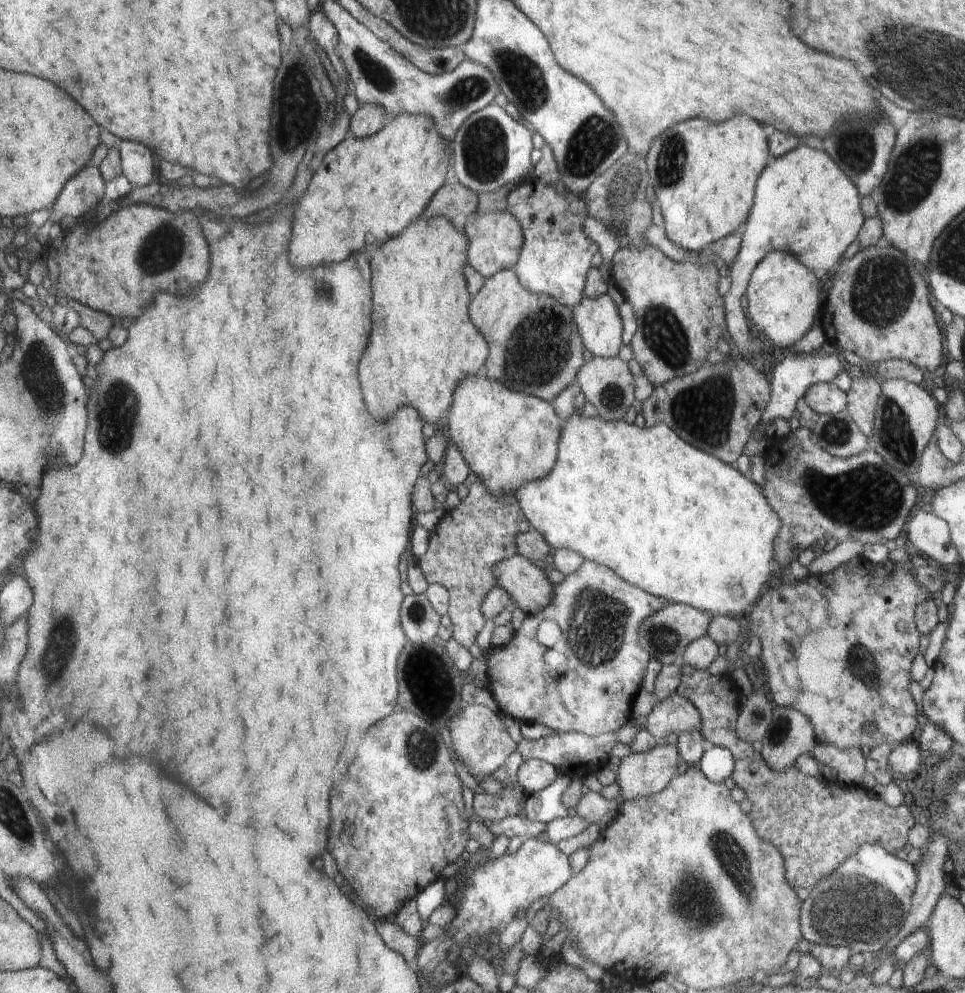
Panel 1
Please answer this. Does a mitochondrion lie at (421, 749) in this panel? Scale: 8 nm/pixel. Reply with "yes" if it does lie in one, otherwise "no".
yes

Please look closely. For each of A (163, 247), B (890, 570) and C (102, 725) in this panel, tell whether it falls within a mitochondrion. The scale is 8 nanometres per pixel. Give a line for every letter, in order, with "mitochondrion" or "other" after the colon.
A: mitochondrion
B: other
C: other

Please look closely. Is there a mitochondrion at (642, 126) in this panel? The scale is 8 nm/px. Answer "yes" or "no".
yes

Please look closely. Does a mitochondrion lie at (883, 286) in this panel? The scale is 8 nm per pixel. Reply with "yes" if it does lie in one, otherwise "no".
yes

